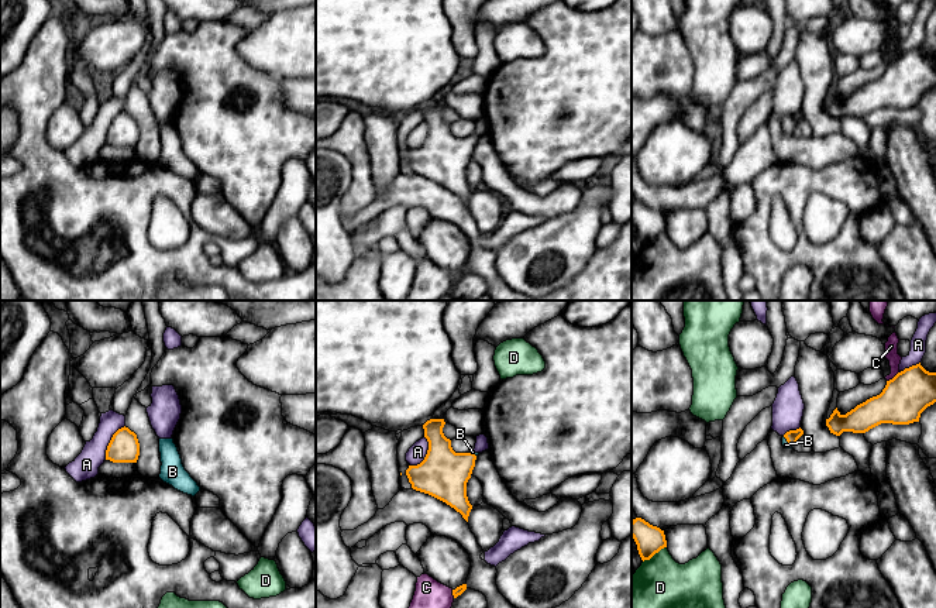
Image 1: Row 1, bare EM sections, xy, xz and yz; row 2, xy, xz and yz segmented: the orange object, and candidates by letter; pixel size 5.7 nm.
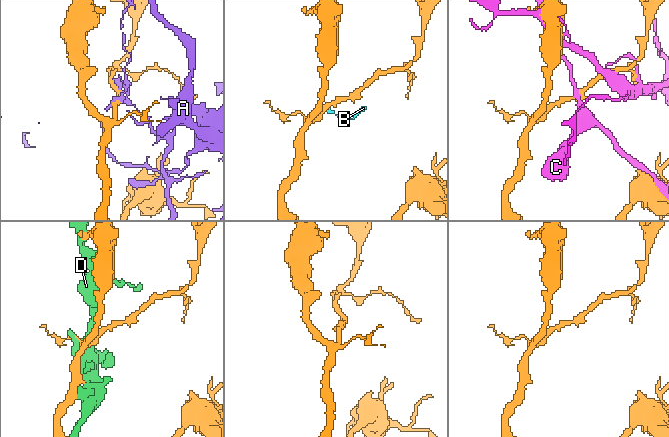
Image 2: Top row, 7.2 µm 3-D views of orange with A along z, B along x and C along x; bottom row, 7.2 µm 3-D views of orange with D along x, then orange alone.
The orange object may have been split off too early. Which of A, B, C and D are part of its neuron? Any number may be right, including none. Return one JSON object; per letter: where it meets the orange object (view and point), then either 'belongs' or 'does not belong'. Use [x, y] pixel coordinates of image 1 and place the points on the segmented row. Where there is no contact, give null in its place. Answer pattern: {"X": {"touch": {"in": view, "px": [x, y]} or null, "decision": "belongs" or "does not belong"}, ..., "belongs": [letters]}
{"A": {"touch": {"in": "xy", "px": [110, 442]}, "decision": "does not belong"}, "B": {"touch": {"in": "yz", "px": [787, 440]}, "decision": "belongs"}, "C": {"touch": {"in": "yz", "px": [895, 375]}, "decision": "does not belong"}, "D": {"touch": {"in": "yz", "px": [654, 553]}, "decision": "does not belong"}, "belongs": ["B"]}

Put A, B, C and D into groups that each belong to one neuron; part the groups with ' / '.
A / B / C / D

